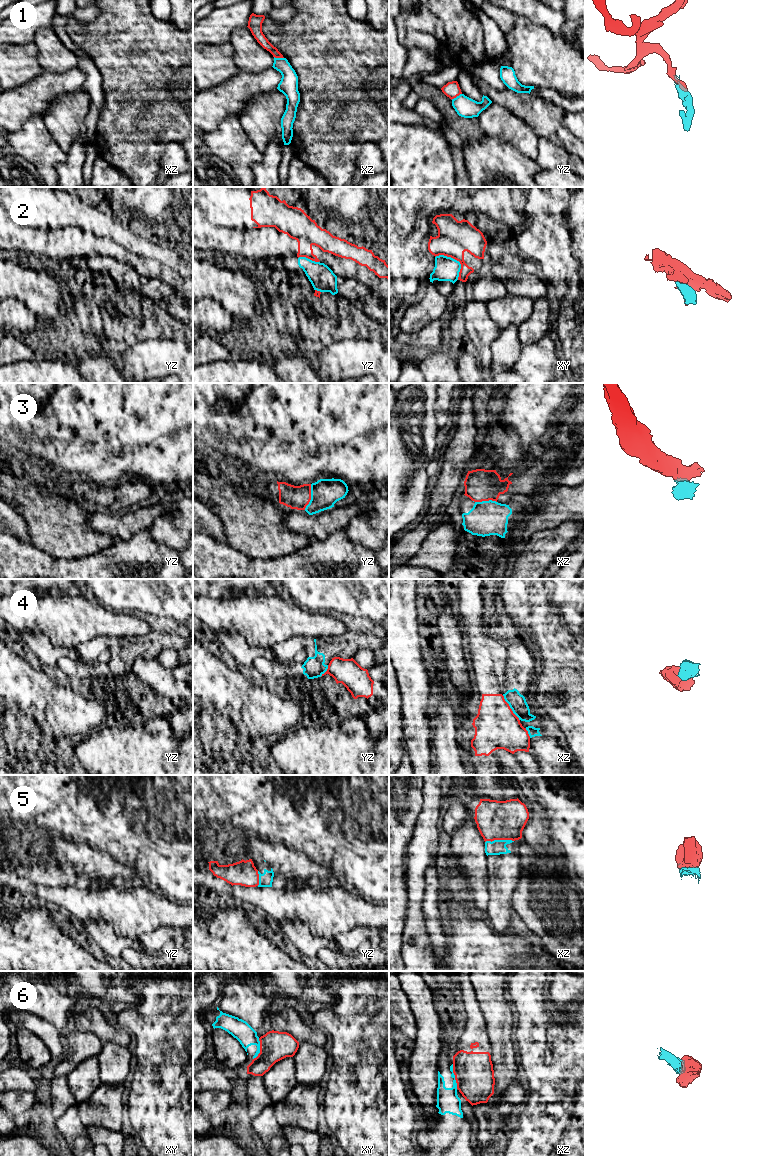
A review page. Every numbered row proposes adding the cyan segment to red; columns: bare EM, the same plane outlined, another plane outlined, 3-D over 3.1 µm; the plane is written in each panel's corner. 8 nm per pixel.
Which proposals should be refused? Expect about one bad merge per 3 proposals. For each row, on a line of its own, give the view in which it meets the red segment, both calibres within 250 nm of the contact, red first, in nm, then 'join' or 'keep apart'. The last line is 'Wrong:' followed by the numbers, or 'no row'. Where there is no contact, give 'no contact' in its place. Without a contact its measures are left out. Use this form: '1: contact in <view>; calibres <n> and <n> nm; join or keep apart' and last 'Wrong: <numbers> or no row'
1: contact in yz; calibres 120 and 160 nm; keep apart
2: contact in xy; calibres 280 and 190 nm; keep apart
3: contact in yz; calibres 190 and 220 nm; keep apart
4: contact in xz; calibres 360 and 140 nm; keep apart
5: contact in xz; calibres 320 and 120 nm; join
6: contact in xz; calibres 320 and 180 nm; keep apart
Wrong: 1, 2, 3, 4, 6

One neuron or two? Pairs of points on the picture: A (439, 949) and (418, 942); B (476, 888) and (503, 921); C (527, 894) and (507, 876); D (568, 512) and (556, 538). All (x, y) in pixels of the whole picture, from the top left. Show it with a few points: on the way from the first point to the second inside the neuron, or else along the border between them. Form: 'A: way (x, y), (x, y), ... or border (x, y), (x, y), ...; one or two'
A: border (430, 948), (430, 954), (434, 960); two
B: border (488, 878), (488, 906), (485, 911); two
C: border (526, 870), (513, 892), (511, 908); two
D: border (574, 520), (568, 520), (554, 527), (542, 530); two

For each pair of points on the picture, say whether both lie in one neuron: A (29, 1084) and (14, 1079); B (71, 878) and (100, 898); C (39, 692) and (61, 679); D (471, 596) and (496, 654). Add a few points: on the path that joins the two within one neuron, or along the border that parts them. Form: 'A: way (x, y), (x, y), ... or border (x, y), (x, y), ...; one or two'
A: way (25, 1080), (18, 1079); one
B: border (65, 886), (98, 889); two
C: border (51, 677), (60, 685), (69, 686); two
D: way (471, 610), (473, 631), (482, 640); one

